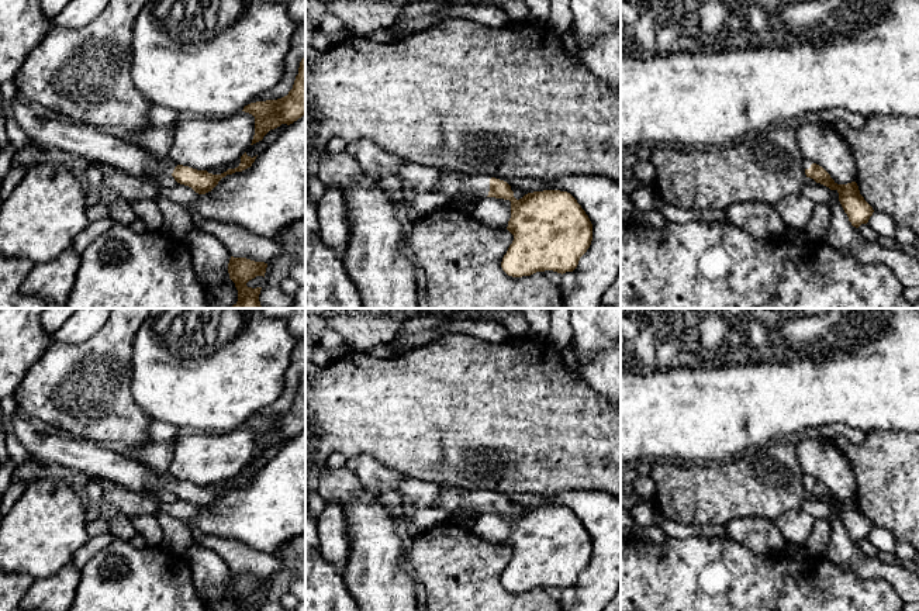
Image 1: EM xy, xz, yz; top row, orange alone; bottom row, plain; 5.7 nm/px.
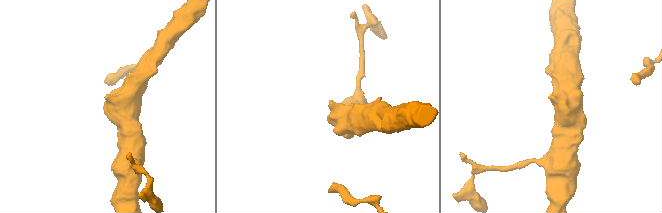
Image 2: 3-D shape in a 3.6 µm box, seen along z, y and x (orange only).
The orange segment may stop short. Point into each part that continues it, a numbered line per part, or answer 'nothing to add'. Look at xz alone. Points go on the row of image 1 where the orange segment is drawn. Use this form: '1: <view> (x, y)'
1: xz (451, 183)

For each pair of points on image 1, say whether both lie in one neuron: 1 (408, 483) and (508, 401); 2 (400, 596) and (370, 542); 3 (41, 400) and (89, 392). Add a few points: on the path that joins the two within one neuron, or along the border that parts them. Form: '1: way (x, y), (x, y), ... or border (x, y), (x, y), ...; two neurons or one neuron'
1: border (408, 476), (441, 486); two neurons
2: way (387, 583), (377, 573), (377, 555); one neuron
3: way (52, 393), (78, 392); one neuron

